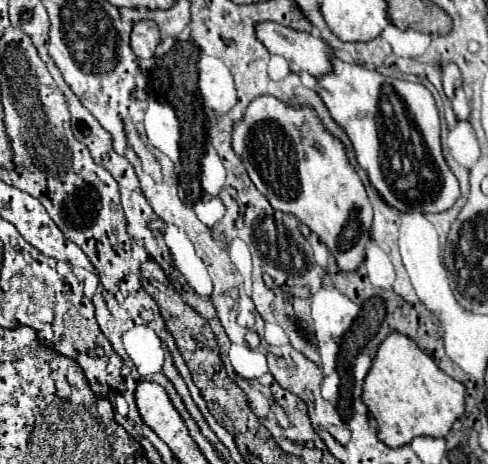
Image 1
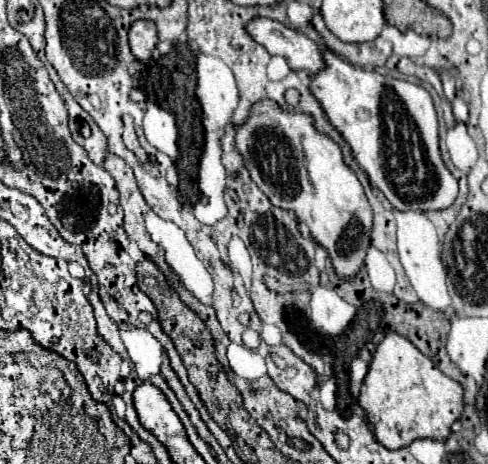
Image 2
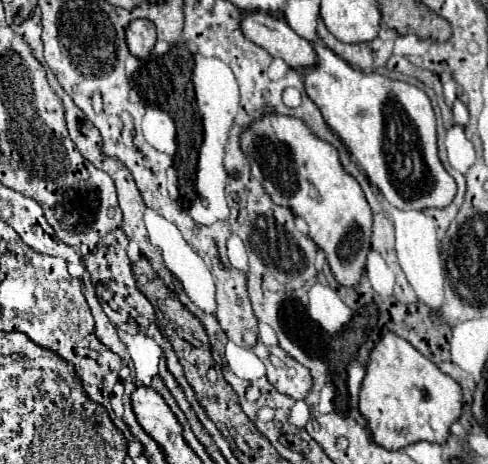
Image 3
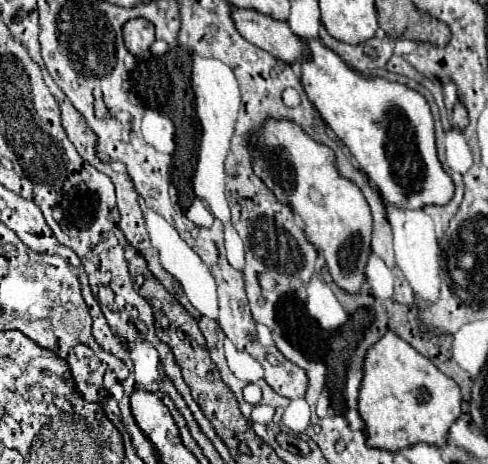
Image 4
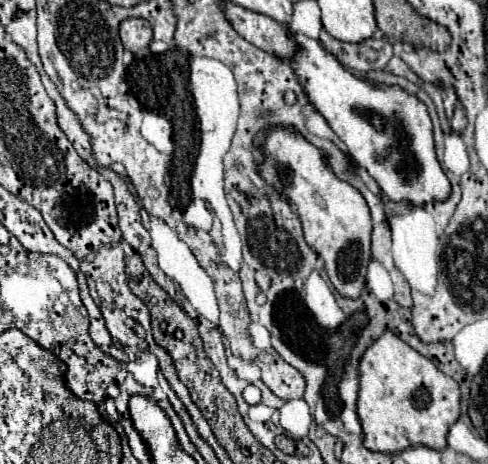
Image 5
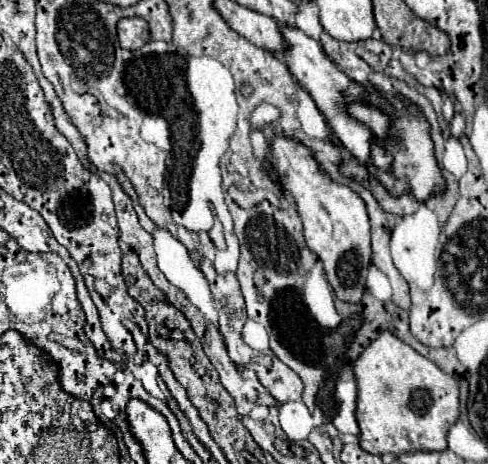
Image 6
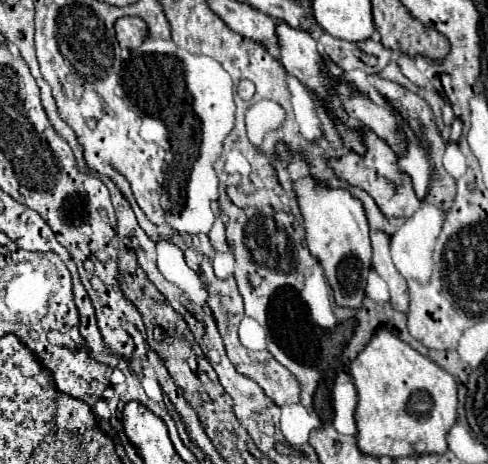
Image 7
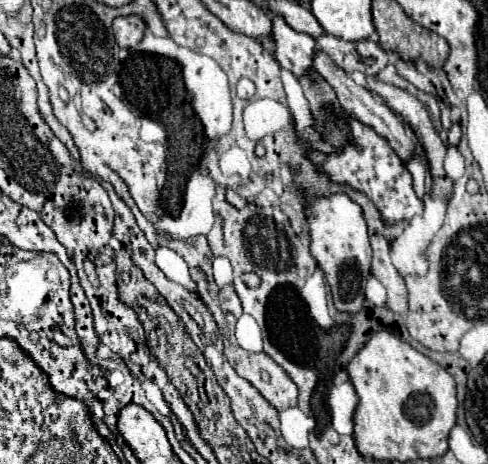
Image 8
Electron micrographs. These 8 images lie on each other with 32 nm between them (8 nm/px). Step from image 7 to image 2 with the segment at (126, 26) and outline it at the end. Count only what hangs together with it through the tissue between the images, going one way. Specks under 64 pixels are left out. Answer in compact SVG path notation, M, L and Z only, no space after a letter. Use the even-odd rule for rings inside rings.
M136 20L128 30L128 44L138 60L148 60L156 42L156 24L152 20Z

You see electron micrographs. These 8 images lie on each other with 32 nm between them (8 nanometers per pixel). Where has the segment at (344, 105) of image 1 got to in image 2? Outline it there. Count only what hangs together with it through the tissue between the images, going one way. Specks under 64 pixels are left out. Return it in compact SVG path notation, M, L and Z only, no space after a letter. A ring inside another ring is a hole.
M324 50L324 72L316 72L316 76L310 74L310 92L312 96L320 102L320 106L324 108L324 114L328 116L328 120L332 122L332 126L342 134L342 138L350 144L352 148L352 154L356 158L356 162L360 164L360 168L368 174L370 178L370 184L376 186L386 198L388 202L398 208L398 210L444 210L448 208L456 196L458 196L458 182L456 178L446 170L442 158L440 158L440 150L438 150L438 120L436 120L436 110L434 110L434 104L432 104L432 98L430 94L418 86L418 84L410 84L410 82L404 82L404 80L396 80L396 78L390 78L390 76L382 76L374 70L364 70L364 68L358 68L358 66L352 66L348 64L346 60L342 60L340 56L336 56L332 50Z

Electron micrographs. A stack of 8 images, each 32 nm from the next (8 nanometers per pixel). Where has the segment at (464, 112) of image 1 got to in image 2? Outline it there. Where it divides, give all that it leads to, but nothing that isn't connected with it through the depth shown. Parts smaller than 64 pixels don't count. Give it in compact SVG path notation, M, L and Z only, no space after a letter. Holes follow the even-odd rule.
M458 90L458 94L456 94L456 100L452 102L452 110L454 110L456 122L468 122L468 104L464 100L462 90Z

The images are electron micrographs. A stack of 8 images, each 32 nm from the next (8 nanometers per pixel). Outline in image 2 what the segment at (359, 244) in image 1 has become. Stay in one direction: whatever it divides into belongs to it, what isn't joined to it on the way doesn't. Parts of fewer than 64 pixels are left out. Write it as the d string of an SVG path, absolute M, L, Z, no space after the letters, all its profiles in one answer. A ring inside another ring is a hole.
M262 100L238 128L236 148L244 156L252 180L278 208L292 210L310 228L310 236L326 248L334 272L352 280L364 266L370 248L372 210L356 174L344 164L340 148L316 132L308 114L284 112L278 104Z

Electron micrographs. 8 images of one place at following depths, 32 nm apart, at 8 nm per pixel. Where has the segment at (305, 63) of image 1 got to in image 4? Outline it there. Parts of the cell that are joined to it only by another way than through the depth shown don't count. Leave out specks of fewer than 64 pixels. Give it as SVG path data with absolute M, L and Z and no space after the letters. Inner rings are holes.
M232 6L232 20L236 30L248 42L288 64L298 62L308 54L304 42L288 28L286 22L278 22L266 14L236 6Z

